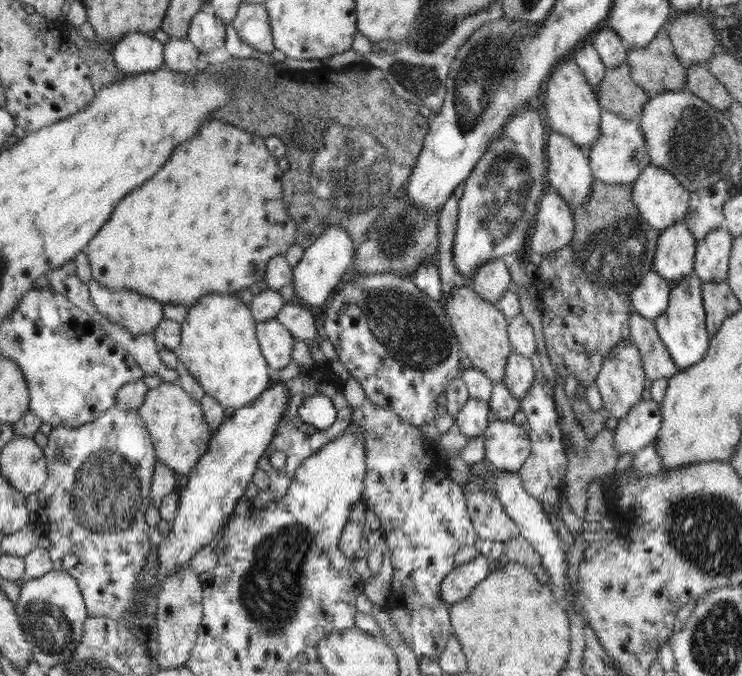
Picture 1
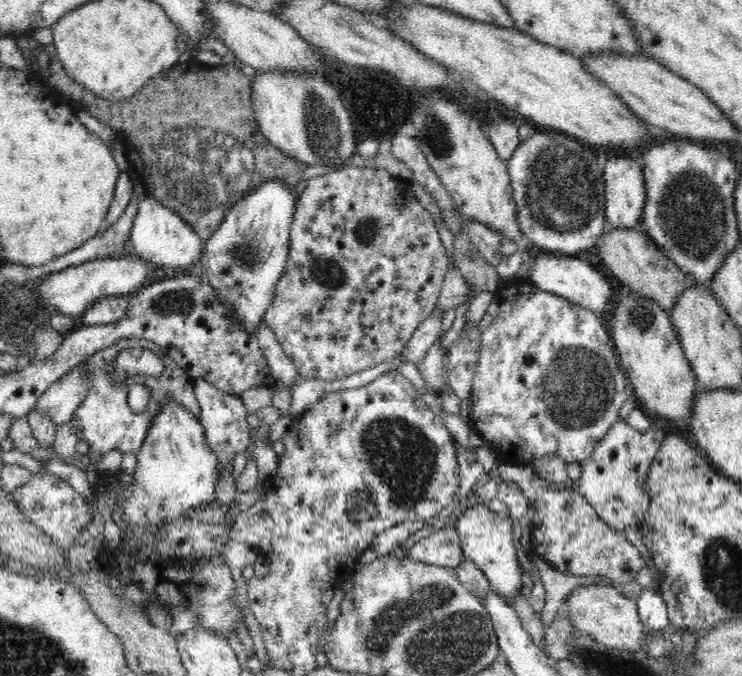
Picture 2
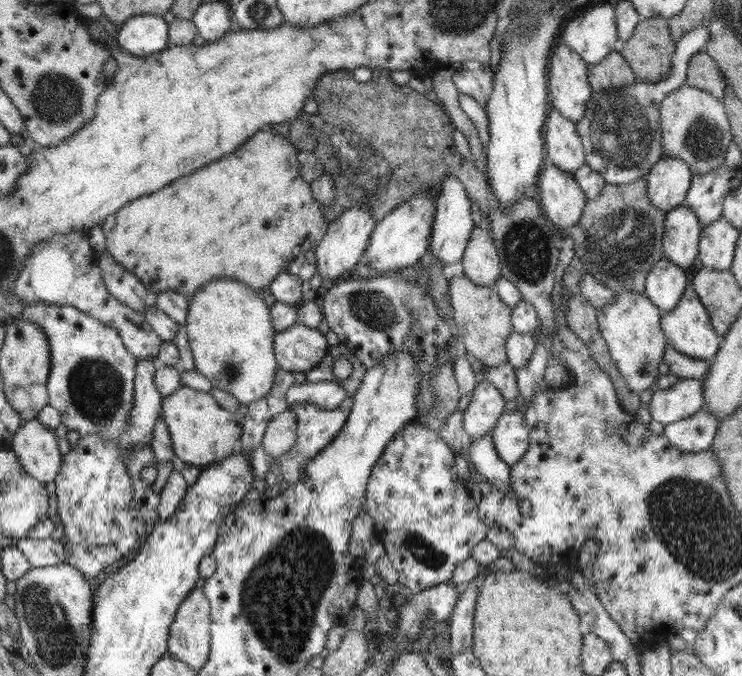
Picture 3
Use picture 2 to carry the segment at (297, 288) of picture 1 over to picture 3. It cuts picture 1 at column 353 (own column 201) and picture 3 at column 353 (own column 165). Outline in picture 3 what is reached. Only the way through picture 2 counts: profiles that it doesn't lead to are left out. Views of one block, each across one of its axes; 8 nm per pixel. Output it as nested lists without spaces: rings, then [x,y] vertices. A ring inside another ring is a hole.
[[[370,207],[349,208],[331,221],[321,244],[315,249],[317,273],[335,281],[342,273],[355,269],[363,261],[364,252],[367,250],[376,223],[376,217],[370,213]]]

